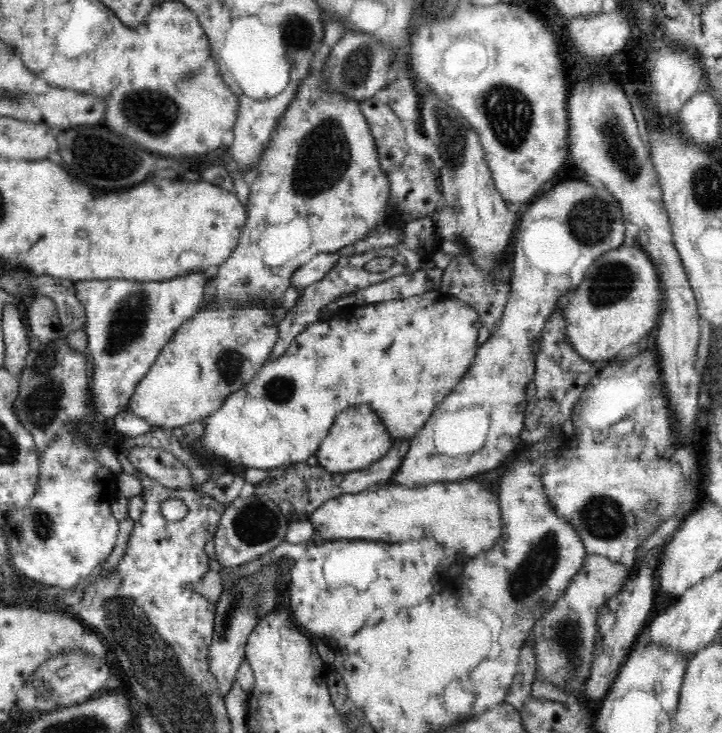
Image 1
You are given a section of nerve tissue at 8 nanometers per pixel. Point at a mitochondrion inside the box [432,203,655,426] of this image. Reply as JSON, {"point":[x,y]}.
{"point":[612,280]}

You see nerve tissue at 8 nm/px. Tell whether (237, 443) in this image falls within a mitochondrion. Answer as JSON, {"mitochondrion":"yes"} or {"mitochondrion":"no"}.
{"mitochondrion":"no"}

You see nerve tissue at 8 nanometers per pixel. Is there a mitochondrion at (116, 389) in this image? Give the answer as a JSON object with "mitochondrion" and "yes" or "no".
{"mitochondrion":"no"}

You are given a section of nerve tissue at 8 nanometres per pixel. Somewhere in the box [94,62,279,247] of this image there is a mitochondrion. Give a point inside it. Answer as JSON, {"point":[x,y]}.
{"point":[155,114]}

